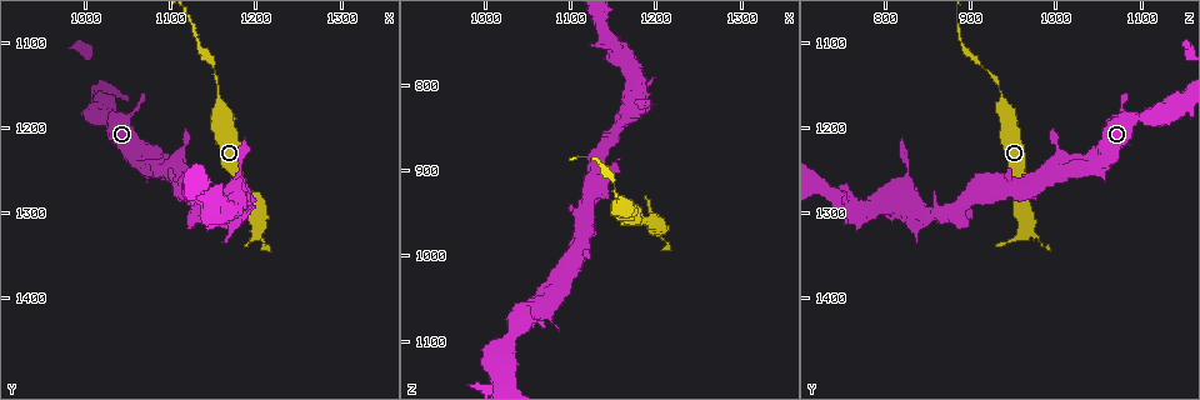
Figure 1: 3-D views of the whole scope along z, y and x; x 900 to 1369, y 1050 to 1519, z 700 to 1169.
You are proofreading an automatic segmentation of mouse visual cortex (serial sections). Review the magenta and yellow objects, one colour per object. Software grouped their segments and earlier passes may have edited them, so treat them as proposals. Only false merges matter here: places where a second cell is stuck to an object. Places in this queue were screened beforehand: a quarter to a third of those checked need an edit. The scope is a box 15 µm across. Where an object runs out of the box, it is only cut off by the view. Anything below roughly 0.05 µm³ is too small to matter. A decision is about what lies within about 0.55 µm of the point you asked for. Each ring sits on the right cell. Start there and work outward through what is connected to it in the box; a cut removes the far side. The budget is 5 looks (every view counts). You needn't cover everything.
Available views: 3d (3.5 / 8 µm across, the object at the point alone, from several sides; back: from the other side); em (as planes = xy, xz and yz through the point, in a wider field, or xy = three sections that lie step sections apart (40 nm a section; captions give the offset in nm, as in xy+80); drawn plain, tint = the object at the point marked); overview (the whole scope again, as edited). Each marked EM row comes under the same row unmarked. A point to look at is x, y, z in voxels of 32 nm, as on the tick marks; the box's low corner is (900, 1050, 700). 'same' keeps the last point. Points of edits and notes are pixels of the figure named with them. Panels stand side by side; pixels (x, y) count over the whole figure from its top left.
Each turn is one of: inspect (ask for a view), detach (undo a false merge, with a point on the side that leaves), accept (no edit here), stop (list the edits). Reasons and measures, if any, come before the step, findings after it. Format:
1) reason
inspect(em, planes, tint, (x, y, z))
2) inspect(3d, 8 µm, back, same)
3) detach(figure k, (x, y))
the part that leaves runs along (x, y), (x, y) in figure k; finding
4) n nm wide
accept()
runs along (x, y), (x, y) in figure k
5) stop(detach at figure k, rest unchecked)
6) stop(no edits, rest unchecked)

a narrow waist
inspect(3d, 8 µm, (1155, 1155, 935))

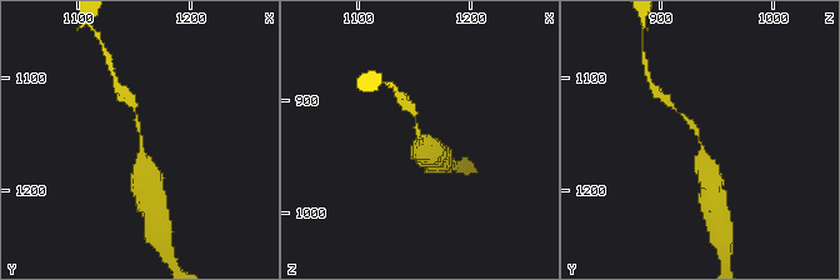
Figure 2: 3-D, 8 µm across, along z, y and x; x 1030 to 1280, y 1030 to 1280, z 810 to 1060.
arms of 200, 600 nm; need the tissue
inspect(em, planes, tint, (1156, 1154, 936))

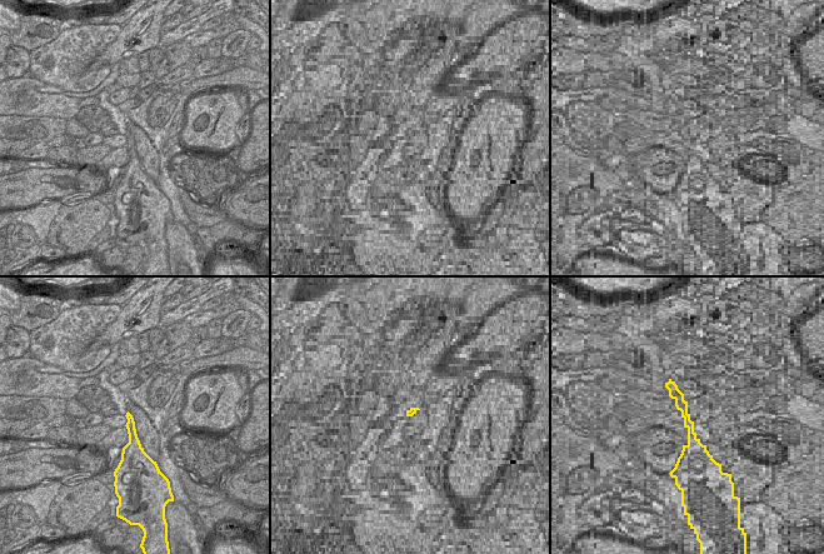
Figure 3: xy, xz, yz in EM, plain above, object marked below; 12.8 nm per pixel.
accept()
runs along (710, 175), (698, 131), (680, 114) in figure 2; all the same cell

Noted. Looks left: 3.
inspect(3d, 3.5 µm, (1200, 1315, 970))

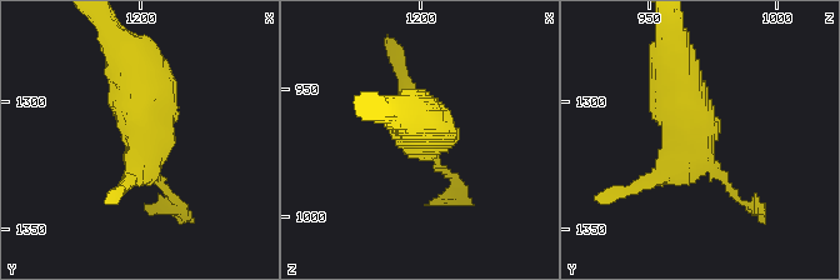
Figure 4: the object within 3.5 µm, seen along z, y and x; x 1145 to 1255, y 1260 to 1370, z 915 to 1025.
inspect(em, xy, step 5, tint, (1202, 1316, 966))

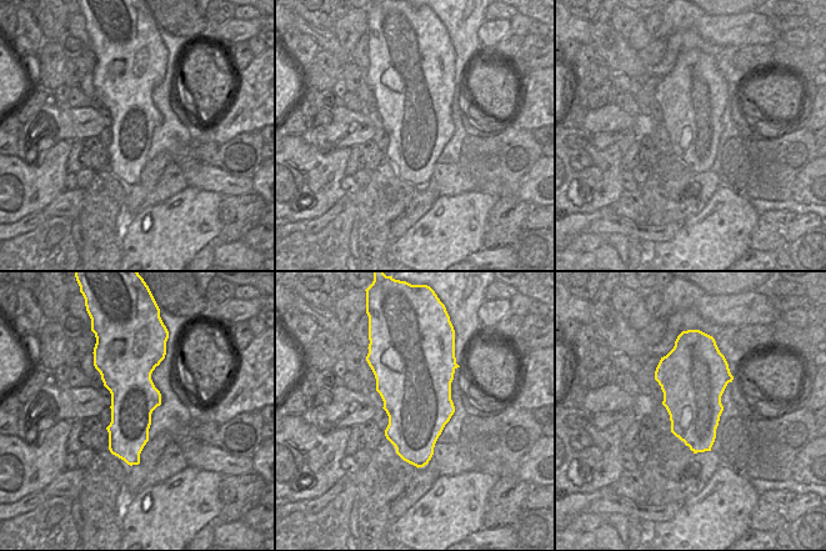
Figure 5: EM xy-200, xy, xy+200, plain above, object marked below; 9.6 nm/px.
accept()
runs along (675, 63), (691, 143), (630, 189) in figure 4; all the same cell

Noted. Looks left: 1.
stop(no edits, rest unchecked)

